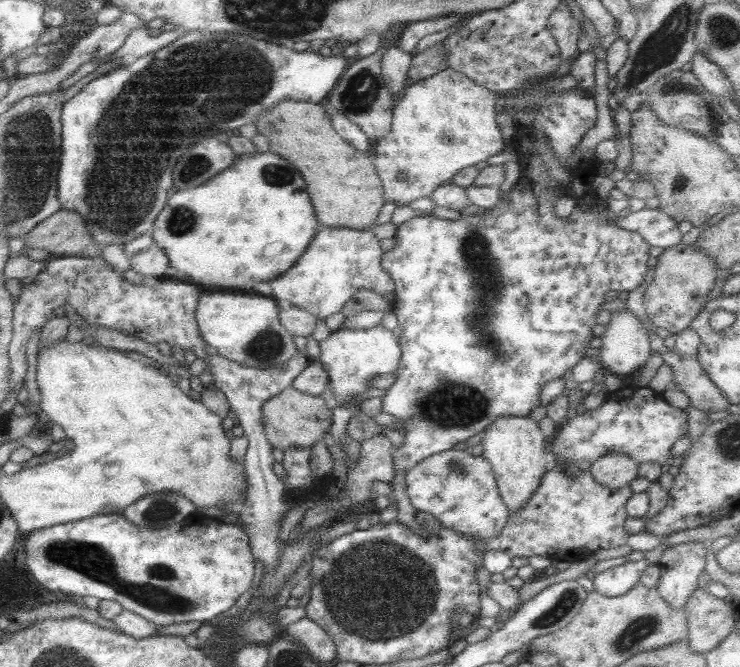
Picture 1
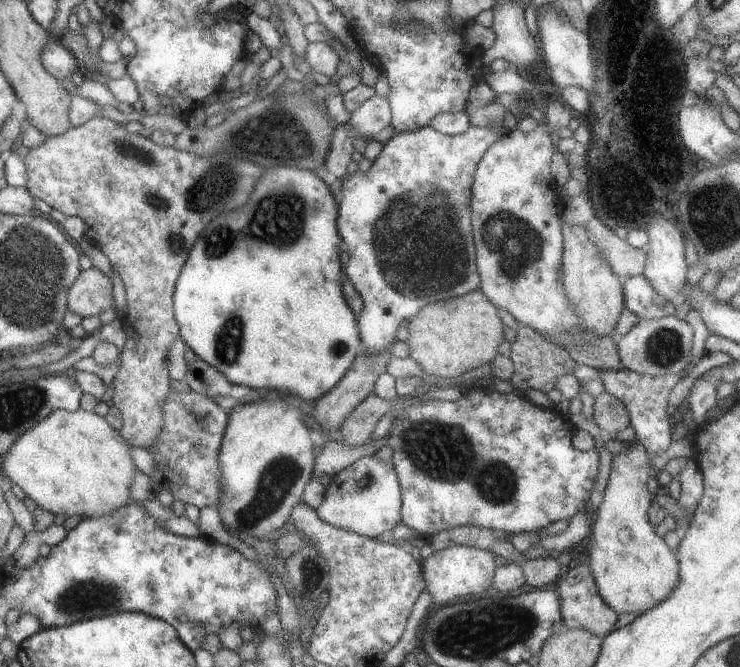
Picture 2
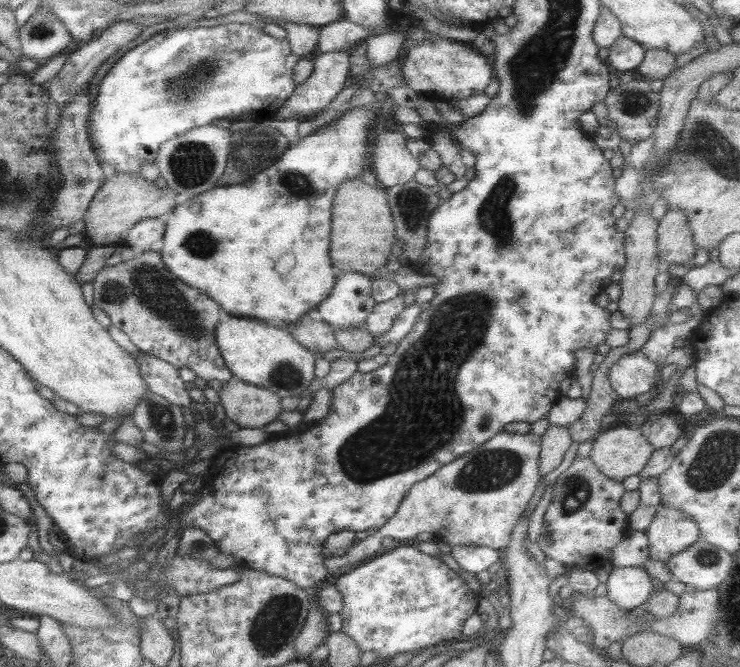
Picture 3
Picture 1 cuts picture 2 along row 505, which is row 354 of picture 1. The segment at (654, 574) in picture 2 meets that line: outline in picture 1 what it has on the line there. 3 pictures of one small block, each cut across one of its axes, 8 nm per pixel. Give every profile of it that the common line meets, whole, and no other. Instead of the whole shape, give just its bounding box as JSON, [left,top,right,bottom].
[599,309,652,377]

